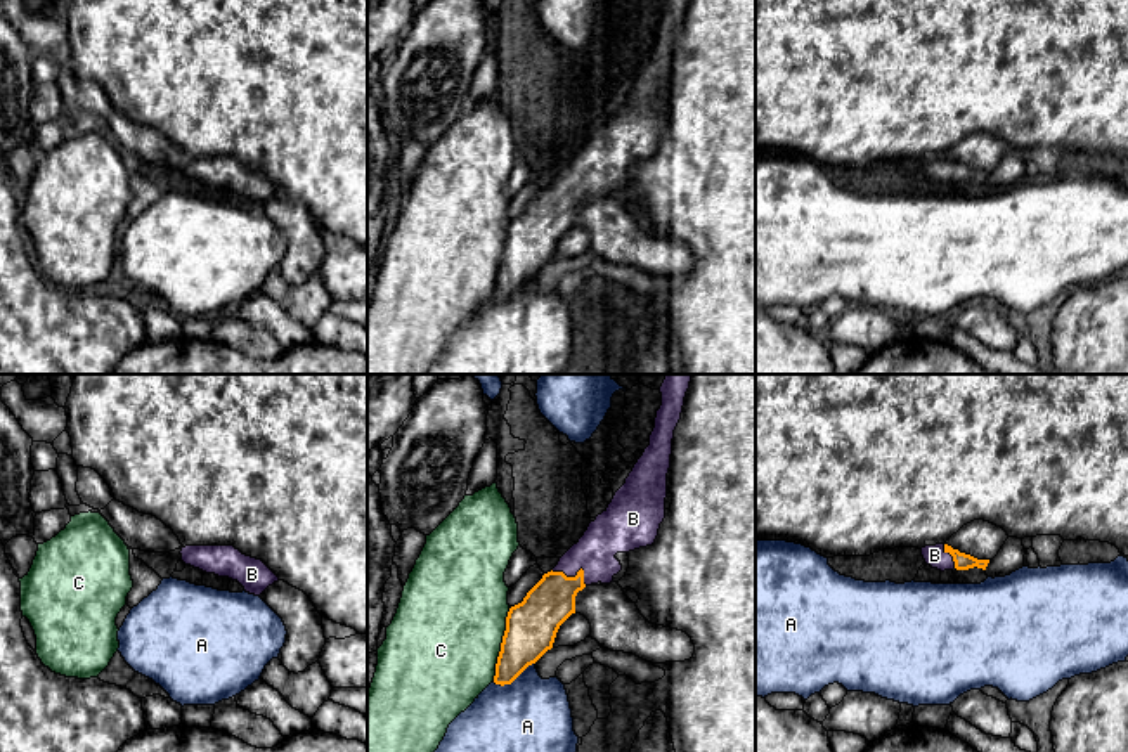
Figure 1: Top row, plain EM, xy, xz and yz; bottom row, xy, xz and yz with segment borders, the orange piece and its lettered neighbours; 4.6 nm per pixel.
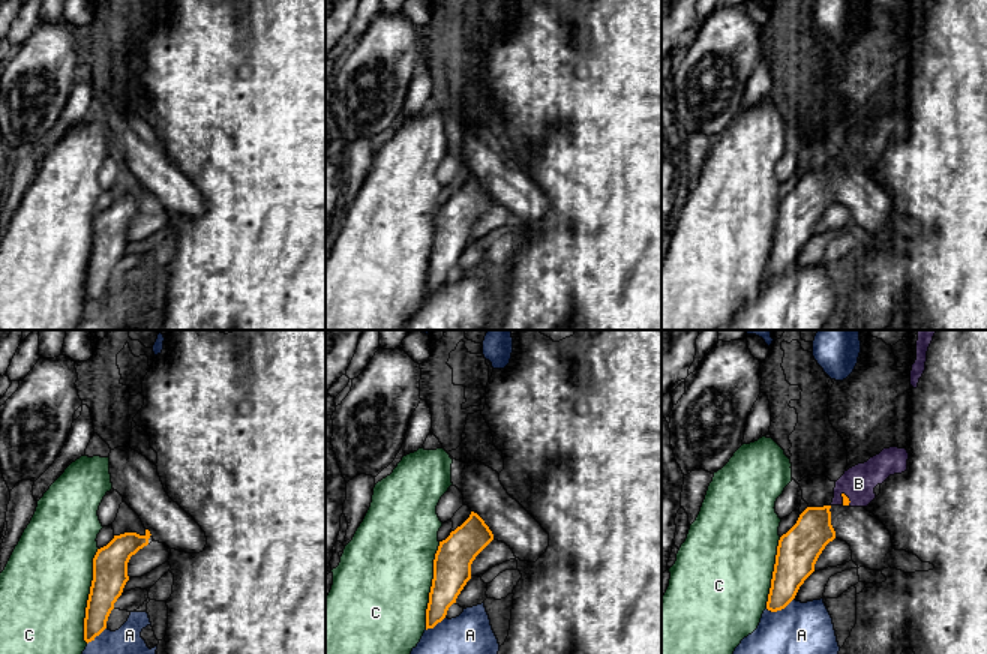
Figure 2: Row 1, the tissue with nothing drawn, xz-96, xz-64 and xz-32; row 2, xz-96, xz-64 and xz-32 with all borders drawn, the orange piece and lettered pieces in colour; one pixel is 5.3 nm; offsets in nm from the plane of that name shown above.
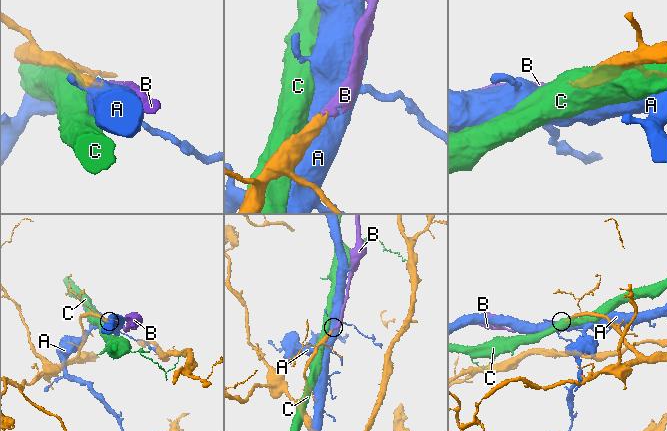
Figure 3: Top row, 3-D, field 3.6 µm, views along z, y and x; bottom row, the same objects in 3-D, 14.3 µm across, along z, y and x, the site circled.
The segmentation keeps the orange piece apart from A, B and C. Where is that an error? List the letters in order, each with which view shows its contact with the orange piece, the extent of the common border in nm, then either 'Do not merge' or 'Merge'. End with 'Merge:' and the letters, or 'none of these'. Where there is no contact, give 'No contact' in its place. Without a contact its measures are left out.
A: Touches orange in xz. Shared border 220 nm. Do not merge
B: Touches orange in xz. Shared border 180 nm. Merge
C: Touches orange in xz. Shared border 340 nm. Do not merge
Merge: B

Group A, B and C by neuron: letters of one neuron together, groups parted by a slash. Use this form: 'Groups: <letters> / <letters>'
Groups: A / B / C

